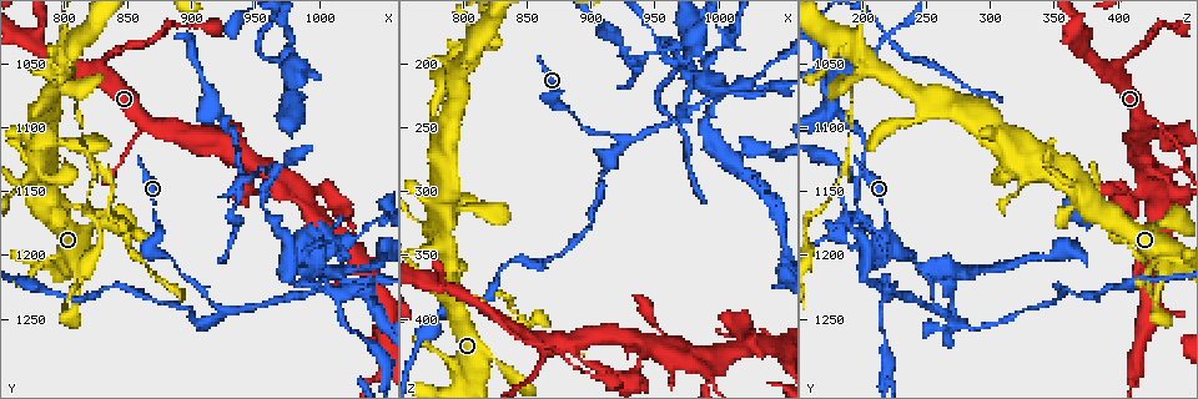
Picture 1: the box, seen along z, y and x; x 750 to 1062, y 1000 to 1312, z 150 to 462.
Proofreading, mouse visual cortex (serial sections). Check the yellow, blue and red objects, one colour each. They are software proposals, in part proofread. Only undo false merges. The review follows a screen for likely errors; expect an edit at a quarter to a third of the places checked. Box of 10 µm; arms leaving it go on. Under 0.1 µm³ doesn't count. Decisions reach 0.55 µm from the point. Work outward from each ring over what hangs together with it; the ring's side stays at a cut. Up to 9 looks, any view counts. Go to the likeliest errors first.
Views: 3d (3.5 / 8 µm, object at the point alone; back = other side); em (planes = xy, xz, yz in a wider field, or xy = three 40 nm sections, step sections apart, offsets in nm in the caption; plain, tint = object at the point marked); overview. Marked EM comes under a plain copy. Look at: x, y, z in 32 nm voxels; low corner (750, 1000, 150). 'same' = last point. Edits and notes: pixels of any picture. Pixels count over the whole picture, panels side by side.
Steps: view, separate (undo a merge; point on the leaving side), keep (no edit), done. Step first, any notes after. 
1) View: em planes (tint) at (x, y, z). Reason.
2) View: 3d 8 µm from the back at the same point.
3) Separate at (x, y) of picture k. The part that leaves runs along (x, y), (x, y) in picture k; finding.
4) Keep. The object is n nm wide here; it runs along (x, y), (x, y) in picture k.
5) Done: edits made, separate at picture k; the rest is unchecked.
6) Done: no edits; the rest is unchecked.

View: 3d 3.5 µm at (808, 1078, 194). A narrow waist.

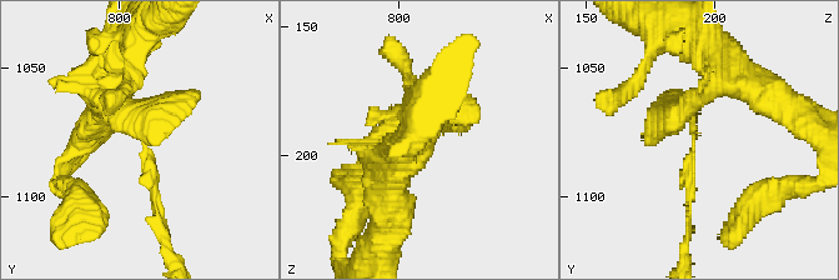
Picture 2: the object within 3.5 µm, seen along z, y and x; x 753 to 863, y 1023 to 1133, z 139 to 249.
View: em xy step 2 (tint) at (809, 1079, 191).

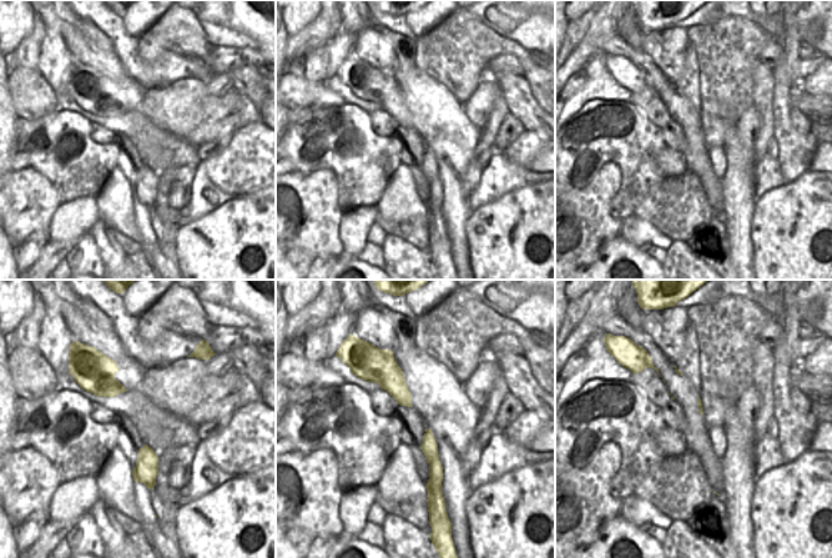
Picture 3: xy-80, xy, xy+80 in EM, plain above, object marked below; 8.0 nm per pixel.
Separate at (151, 174) of picture 2. The part that leaves runs along (142, 145), (170, 256) in picture 2; two cells meet here.

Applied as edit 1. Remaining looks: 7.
View: 3d 8 µm at (862, 1094, 430).

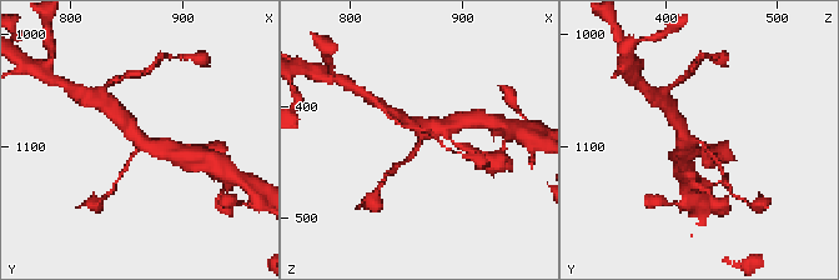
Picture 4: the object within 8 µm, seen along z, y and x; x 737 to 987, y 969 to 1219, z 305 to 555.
View: 3d 3.5 µm at the same point.

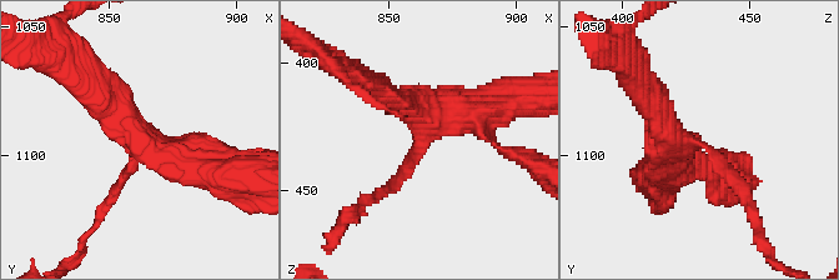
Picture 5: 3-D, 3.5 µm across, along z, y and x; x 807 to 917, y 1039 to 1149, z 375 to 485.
View: em xy step 2 (tint) at (863, 1095, 429). Now the EM.

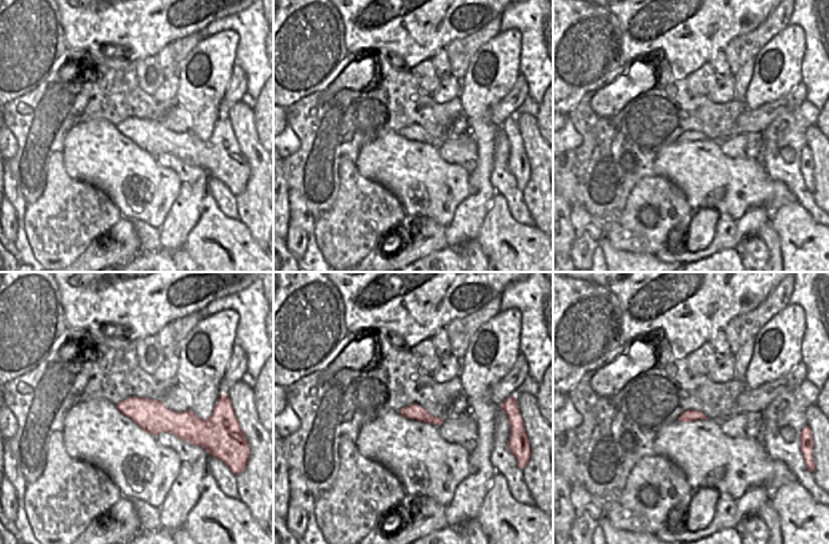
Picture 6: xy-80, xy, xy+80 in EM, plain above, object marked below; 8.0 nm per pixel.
Keep. 3 arms meet here; the arms are 150, 300, 450 nm wide; it runs along (649, 100), (745, 200) in picture 5; all the same cell.

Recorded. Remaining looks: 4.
View: 3d 8 µm at (868, 1194, 228).

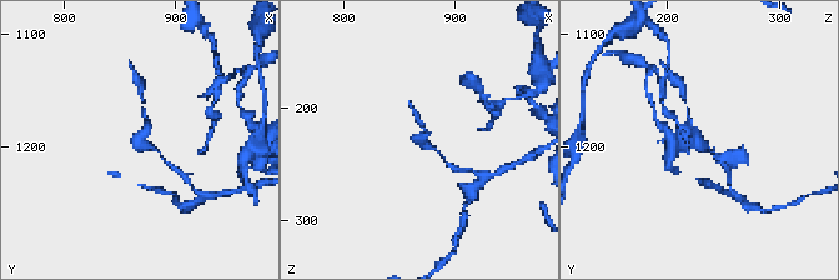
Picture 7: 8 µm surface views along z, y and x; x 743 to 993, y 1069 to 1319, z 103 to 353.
View: 3d 3.5 µm at the same point. Zoom in.

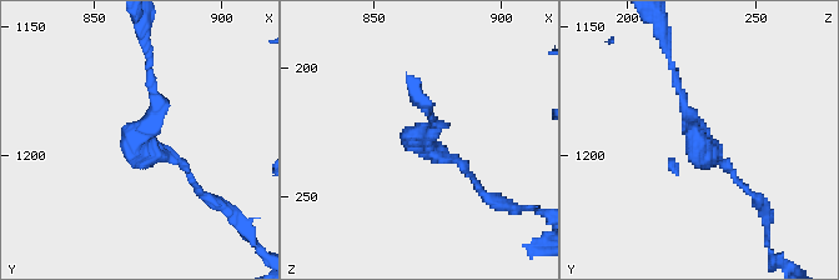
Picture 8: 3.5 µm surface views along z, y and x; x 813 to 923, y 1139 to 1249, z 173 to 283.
View: em xy step 1 (tint) at (869, 1194, 229). Need the tissue.

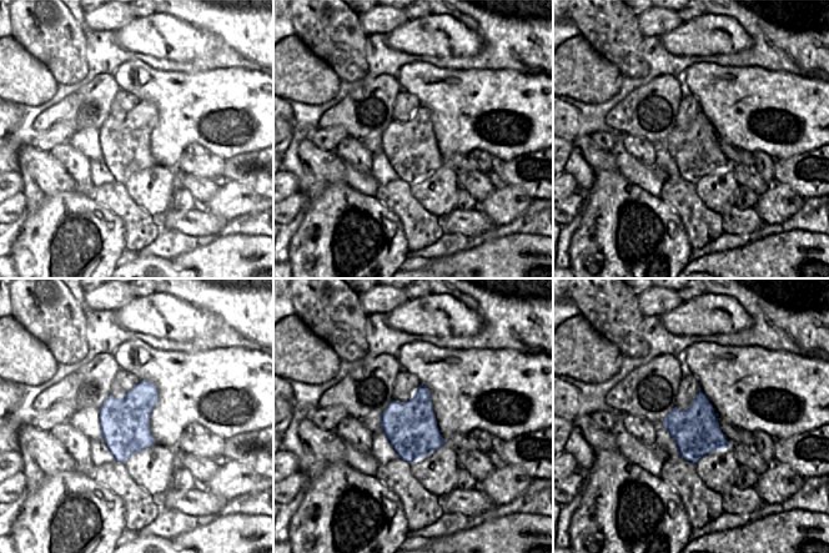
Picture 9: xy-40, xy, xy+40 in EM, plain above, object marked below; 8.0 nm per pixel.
Keep. It runs along (673, 71), (702, 144), (740, 183) in picture 8; continuous, no second cell.

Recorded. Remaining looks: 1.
Done: edits made, separate at picture 2; the rest is unchecked.

